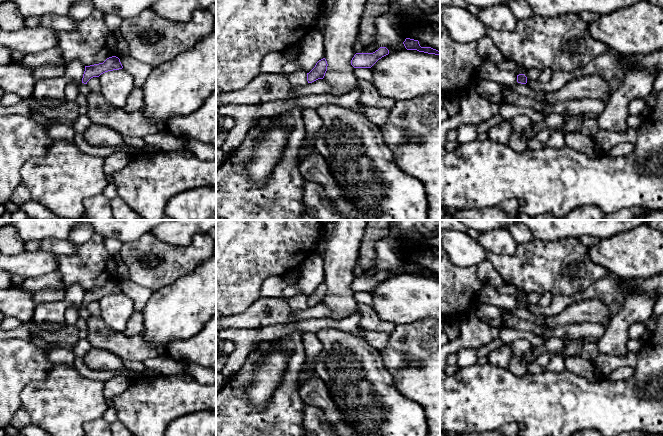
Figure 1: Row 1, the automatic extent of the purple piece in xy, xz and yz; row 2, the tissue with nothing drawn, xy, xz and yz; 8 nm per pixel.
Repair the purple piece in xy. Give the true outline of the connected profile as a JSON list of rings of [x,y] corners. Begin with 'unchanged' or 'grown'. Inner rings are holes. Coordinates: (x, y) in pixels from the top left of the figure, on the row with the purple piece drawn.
unchanged | [[[109,57],[103,63],[85,66],[82,83],[87,84],[87,82],[93,77],[99,77],[105,72],[119,70],[122,68],[123,66],[118,57]]]

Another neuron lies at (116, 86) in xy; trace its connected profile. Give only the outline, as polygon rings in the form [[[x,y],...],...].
[[[125,69],[108,71],[99,77],[100,93],[114,107],[124,108],[127,98],[134,89],[134,80]]]

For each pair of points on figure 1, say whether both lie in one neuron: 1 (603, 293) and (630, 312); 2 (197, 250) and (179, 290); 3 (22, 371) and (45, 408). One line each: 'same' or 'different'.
1: different
2: different
3: different

